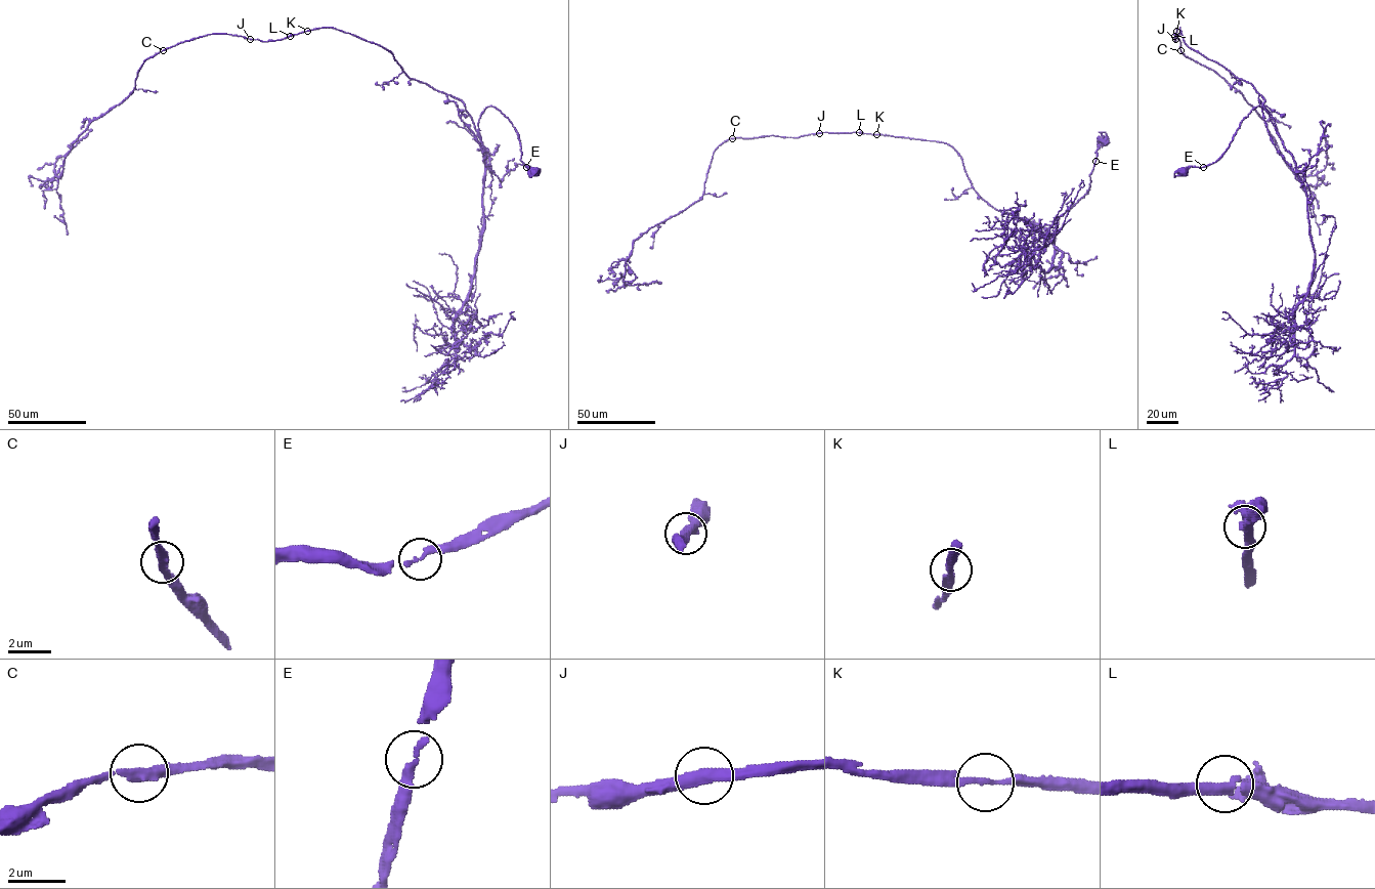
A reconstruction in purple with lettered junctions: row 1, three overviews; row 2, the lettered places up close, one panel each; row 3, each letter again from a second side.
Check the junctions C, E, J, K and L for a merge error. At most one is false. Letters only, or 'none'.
none

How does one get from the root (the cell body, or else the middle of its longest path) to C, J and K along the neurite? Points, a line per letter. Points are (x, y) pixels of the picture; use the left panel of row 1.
C: (534, 171), (500, 111), (484, 109), (478, 132), (461, 100), (334, 28), (266, 41), (209, 34), (163, 50)
J: (534, 171), (500, 111), (484, 109), (478, 132), (461, 100), (411, 79), (377, 44), (328, 28), (250, 39)
K: (534, 171), (500, 111), (484, 109), (478, 132), (461, 100), (411, 79), (384, 48), (333, 28), (307, 31)

